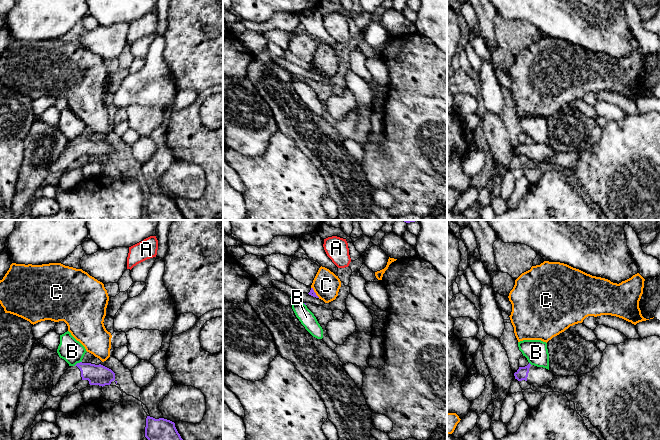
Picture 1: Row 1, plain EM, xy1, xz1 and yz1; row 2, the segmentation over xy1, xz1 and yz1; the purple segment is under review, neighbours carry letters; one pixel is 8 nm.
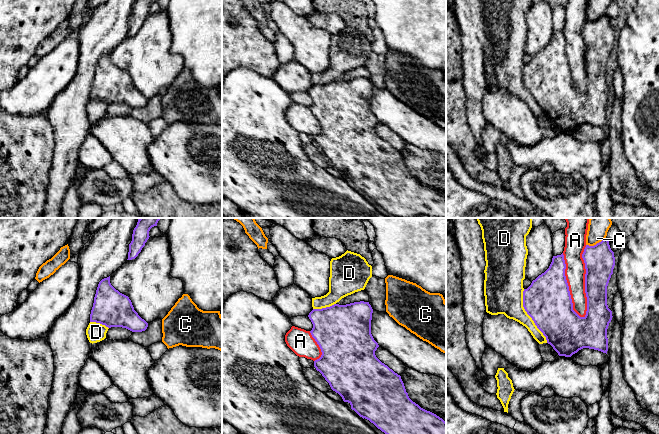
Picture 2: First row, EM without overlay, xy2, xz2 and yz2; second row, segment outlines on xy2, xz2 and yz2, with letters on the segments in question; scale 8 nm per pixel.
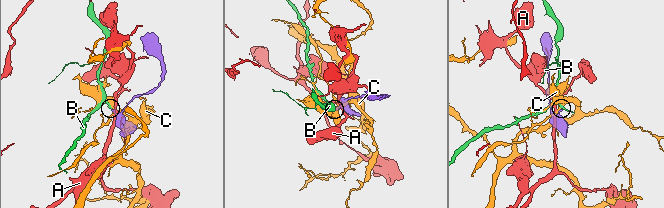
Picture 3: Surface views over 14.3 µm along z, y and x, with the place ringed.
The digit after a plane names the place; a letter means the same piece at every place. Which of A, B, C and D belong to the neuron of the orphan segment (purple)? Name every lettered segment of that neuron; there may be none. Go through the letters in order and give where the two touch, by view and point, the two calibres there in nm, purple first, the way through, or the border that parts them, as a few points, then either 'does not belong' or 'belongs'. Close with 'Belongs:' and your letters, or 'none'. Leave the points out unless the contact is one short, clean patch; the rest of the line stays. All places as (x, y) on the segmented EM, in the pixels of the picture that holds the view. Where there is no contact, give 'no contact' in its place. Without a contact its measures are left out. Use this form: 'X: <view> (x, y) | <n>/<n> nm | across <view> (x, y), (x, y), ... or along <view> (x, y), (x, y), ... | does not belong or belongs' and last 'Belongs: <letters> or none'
A: yz2 (585, 282) | 240/170 nm | does not belong
B: xy1 (77, 363) | 160/190 nm | along xy1 (81, 361), (74, 365) | does not belong
C: yz2 (596, 244) | 240/180 nm | does not belong
D: yz2 (529, 315) | 380/280 nm | does not belong
Belongs: none

